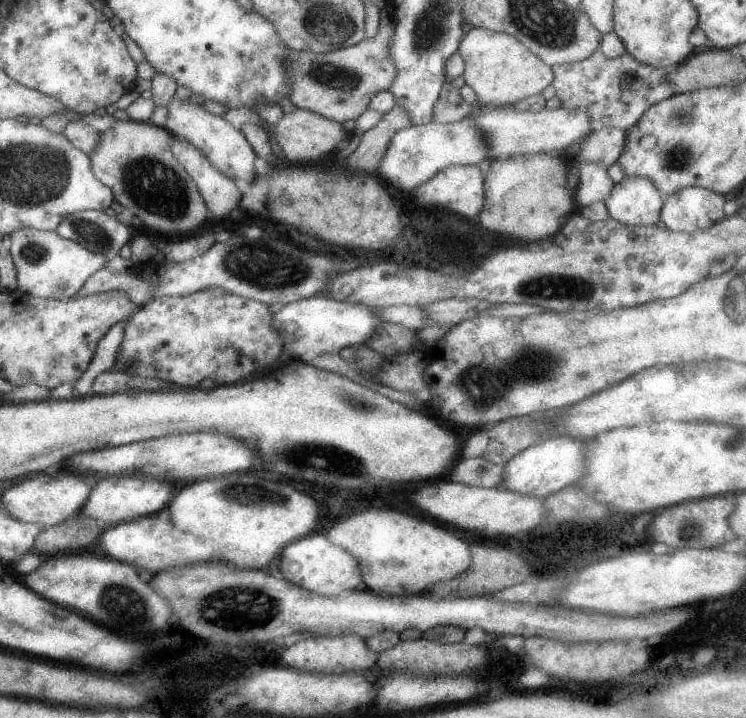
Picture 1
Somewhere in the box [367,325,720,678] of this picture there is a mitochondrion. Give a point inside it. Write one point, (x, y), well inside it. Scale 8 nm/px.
(482, 385)

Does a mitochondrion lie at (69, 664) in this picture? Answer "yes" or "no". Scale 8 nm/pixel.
no

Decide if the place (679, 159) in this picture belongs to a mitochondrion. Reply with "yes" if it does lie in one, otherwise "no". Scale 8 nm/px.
yes

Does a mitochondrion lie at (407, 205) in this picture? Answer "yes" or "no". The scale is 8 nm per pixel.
no

